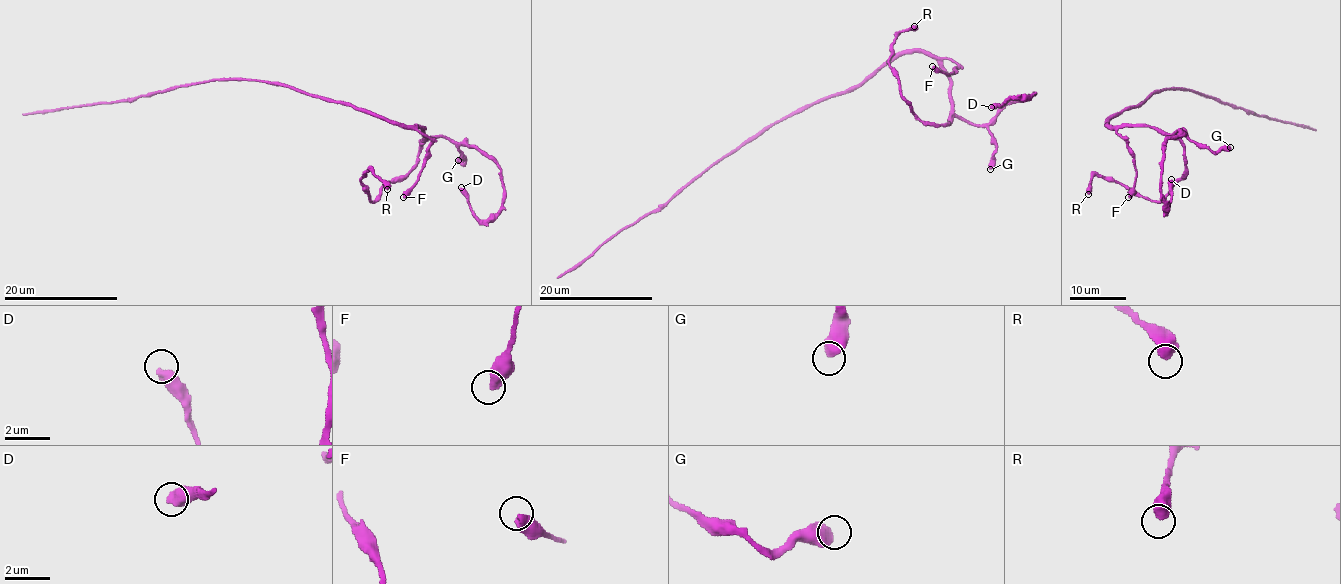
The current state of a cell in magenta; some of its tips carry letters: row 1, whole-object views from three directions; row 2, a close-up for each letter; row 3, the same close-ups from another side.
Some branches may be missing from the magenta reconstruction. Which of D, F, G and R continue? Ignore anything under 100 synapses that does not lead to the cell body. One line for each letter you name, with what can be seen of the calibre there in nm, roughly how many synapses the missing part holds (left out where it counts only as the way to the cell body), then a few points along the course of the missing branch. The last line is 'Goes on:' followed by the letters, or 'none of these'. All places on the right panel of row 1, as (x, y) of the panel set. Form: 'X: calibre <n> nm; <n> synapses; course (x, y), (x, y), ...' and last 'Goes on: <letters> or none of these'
Goes on: none of these

